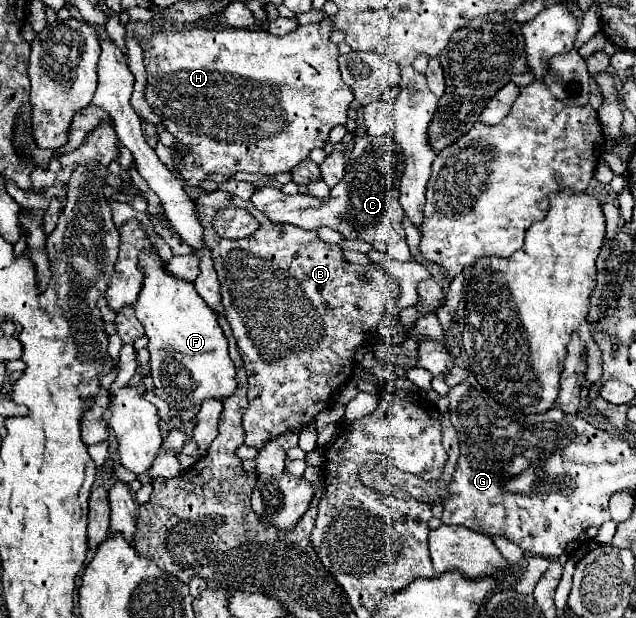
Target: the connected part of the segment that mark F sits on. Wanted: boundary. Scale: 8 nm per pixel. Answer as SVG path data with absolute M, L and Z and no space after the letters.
M142 252L140 266L146 278L134 310L150 340L148 350L154 394L168 402L170 410L198 408L208 398L222 402L232 396L236 392L236 368L228 356L228 340L214 312L198 296L194 284L168 276L164 272L164 262L156 254Z

